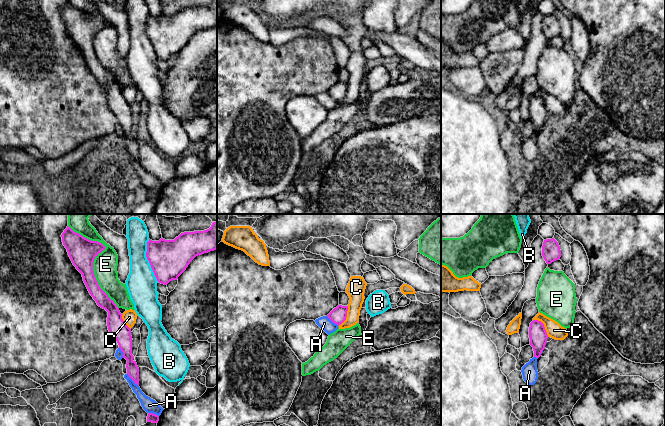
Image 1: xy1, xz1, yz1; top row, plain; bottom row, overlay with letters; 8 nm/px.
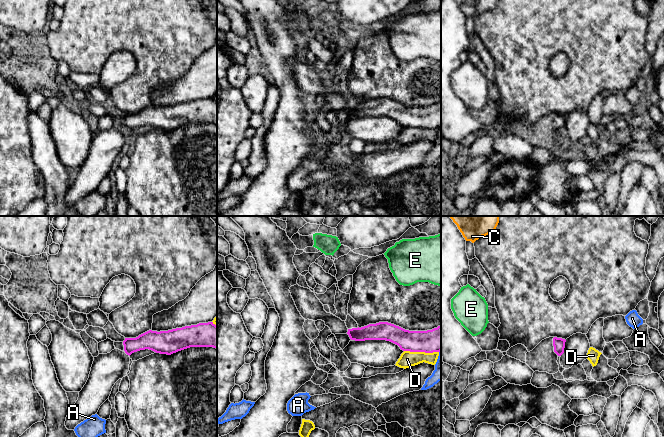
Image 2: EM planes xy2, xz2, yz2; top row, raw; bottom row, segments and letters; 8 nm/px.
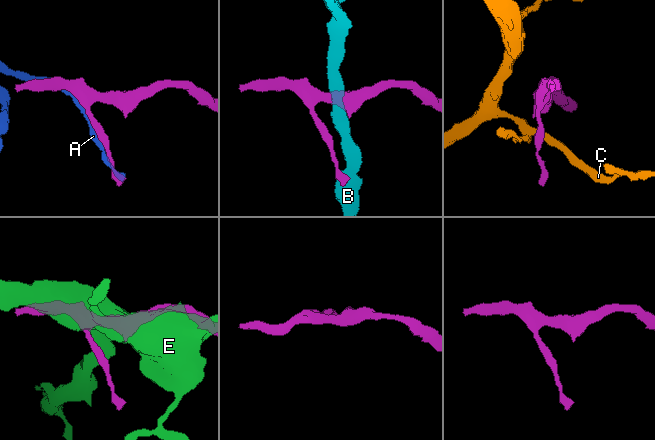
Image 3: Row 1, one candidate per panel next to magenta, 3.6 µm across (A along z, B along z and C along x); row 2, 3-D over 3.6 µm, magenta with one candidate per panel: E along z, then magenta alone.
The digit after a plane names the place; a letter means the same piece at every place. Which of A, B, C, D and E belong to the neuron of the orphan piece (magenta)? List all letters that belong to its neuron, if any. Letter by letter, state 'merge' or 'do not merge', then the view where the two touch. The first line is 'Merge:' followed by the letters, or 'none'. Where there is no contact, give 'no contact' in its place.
Merge: none
A: do not merge; contact in xy1
B: do not merge; contact in xy1
C: do not merge; contact in yz1
D: do not merge; contact in xz2
E: do not merge; contact in xy1

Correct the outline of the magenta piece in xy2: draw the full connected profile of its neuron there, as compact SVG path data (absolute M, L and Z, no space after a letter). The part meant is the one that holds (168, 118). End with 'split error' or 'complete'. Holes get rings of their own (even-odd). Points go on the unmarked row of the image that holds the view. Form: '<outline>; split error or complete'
M208 98L168 107L149 106L136 114L125 114L123 118L114 117L114 122L129 132L145 125L167 131L190 123L217 125L217 102L213 98Z; split error

